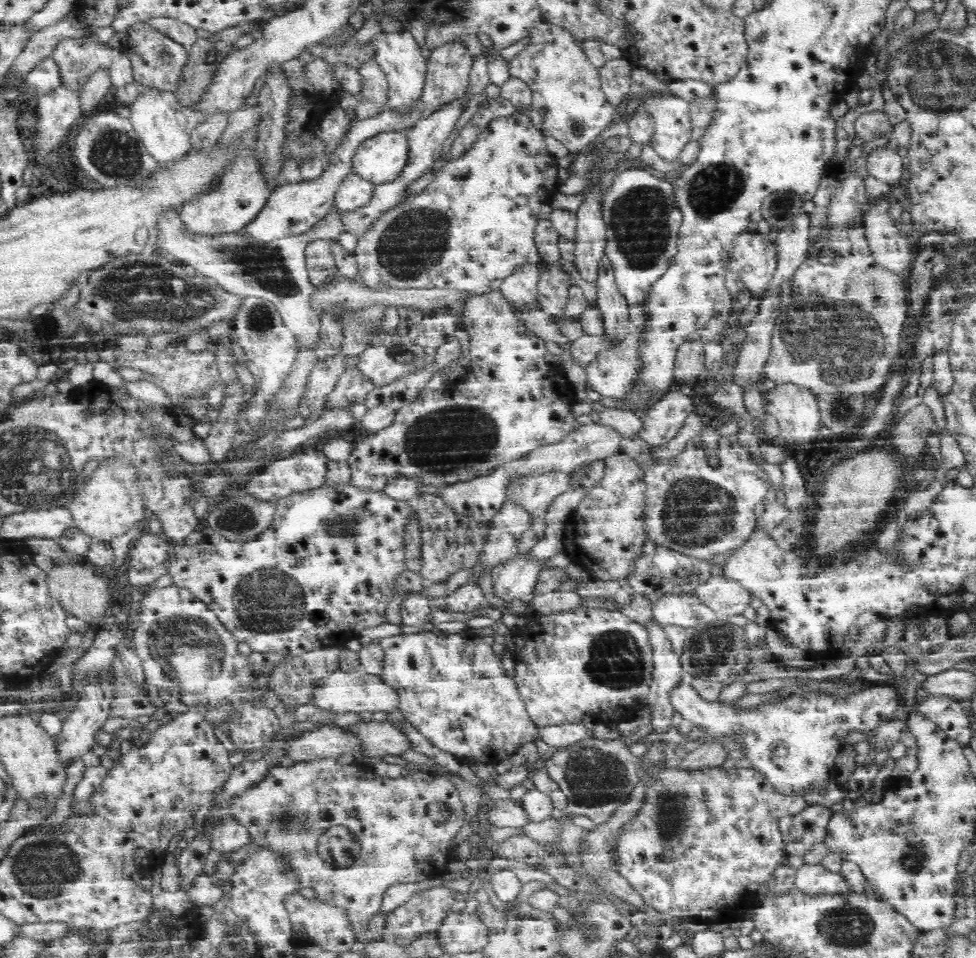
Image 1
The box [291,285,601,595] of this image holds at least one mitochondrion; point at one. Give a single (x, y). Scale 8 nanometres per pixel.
(444, 443)

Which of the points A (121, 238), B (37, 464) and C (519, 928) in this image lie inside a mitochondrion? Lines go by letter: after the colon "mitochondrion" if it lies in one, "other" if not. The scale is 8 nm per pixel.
A: other
B: mitochondrion
C: other

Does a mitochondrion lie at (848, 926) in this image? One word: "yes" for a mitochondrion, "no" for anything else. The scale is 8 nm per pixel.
yes

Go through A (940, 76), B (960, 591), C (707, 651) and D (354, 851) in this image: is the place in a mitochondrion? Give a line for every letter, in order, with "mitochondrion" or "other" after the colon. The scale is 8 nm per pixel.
A: mitochondrion
B: other
C: mitochondrion
D: mitochondrion

